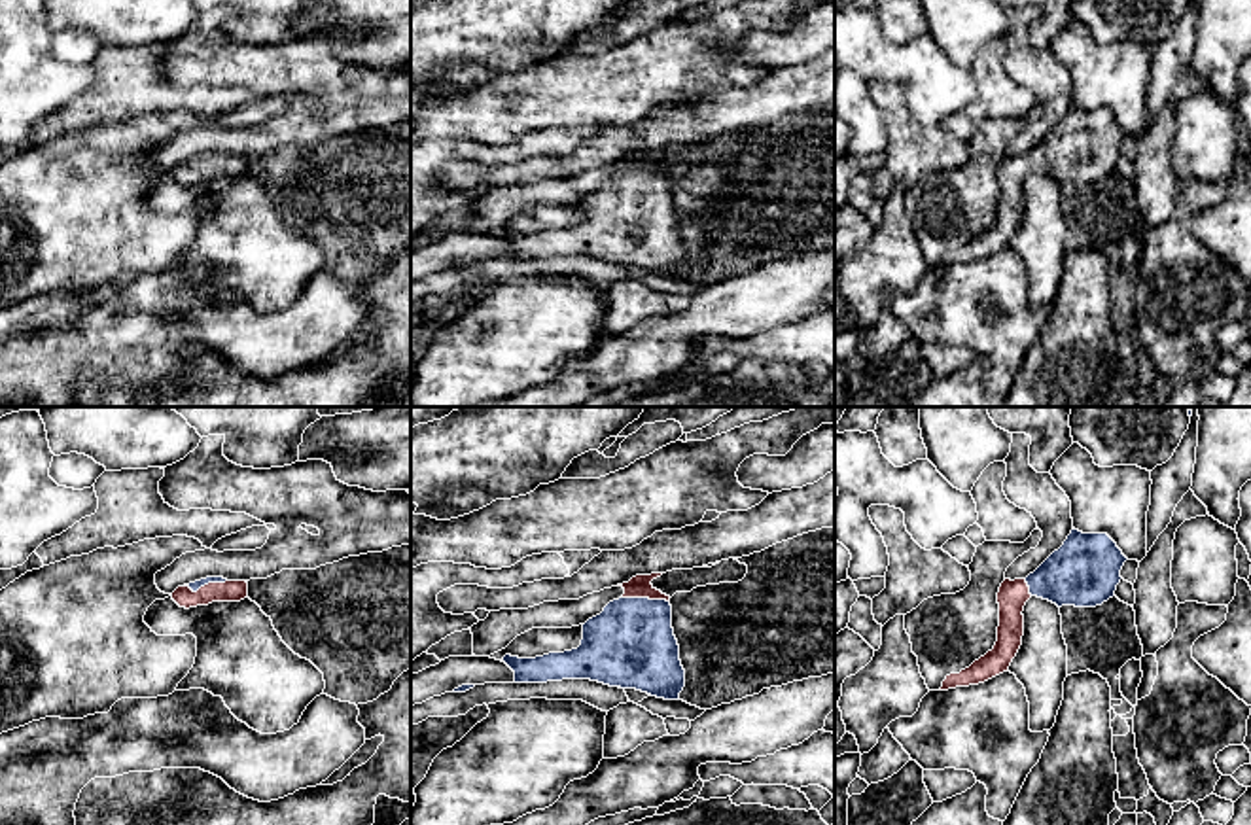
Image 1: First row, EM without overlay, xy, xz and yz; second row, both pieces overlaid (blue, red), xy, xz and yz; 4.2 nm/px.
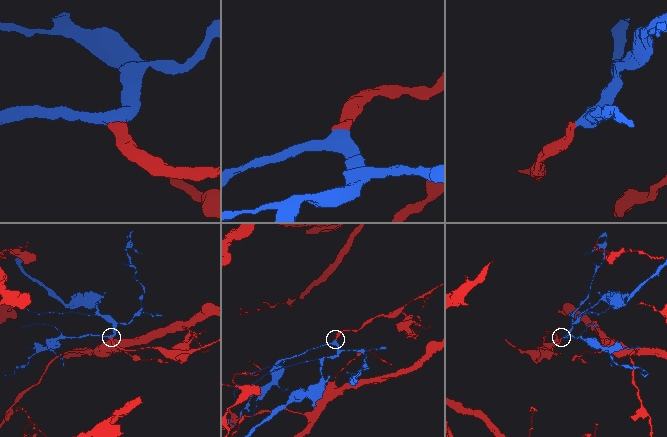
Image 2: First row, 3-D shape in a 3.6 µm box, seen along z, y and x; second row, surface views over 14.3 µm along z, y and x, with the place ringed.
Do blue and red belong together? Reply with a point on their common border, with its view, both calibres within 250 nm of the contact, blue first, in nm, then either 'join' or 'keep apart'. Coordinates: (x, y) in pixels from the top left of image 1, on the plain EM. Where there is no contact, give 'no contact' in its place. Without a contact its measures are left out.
meets blue in xz at (646, 175); 380 nm thick on the blue side, 100 nm on the other; join

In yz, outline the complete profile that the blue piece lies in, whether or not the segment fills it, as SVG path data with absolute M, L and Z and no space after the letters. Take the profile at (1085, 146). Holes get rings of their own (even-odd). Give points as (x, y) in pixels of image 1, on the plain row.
M1071 106L1064 121L1054 127L1033 149L1026 155L1005 155L997 168L999 180L999 202L997 218L992 227L975 237L969 244L960 250L950 250L943 257L939 267L948 267L956 263L969 263L984 259L1009 246L1013 235L1016 233L1022 212L1024 212L1024 182L1031 172L1048 176L1062 182L1075 184L1096 184L1115 172L1117 161L1120 159L1120 146L1128 134L1117 123L1117 119L1107 110L1083 110Z

